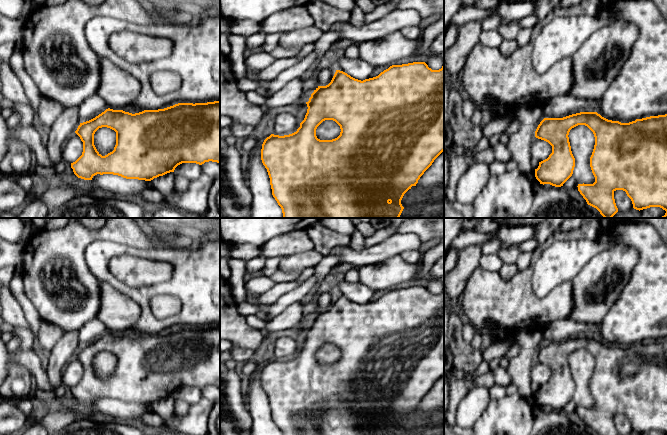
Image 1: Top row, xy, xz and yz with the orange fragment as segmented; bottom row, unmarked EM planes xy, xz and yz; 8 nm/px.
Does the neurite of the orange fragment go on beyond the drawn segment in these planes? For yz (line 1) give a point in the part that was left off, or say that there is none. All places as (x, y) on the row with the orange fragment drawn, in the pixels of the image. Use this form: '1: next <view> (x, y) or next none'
1: next none

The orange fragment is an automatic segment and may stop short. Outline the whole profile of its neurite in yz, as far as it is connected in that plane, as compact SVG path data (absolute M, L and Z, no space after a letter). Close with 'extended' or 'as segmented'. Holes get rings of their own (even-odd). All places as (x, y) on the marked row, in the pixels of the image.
M580 112L563 118L544 118L535 131L535 137L548 142L552 146L552 153L539 162L535 169L535 177L540 184L561 187L572 176L575 158L568 135L570 130L578 125L587 126L595 137L590 157L595 182L577 186L587 204L596 208L604 218L612 218L618 212L614 192L623 190L631 199L634 209L640 211L660 207L666 213L659 218L667 218L667 114L636 119L629 123L608 120L597 112Z; as segmented

